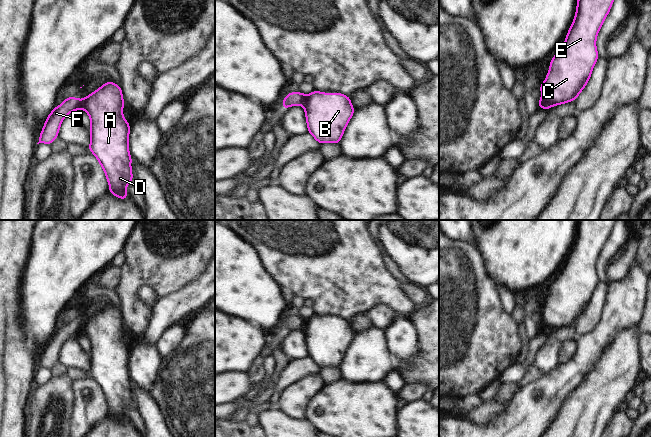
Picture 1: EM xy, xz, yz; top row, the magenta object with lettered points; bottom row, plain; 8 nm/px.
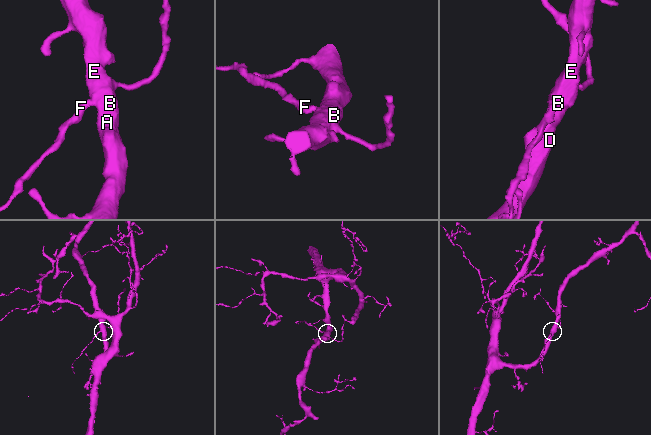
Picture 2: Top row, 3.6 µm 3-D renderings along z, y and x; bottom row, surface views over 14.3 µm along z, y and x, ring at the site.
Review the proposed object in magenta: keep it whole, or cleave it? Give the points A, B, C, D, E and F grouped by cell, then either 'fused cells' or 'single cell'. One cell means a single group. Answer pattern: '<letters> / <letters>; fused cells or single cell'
A B C D E / F; fused cells

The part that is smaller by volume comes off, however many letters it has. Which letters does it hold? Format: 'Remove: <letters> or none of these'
Remove: F.

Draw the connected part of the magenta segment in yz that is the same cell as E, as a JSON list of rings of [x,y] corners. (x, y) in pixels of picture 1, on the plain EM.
[[[578,220],[576,238],[566,264],[552,282],[546,303],[540,309],[540,333],[577,324],[599,282],[596,262],[616,221]]]

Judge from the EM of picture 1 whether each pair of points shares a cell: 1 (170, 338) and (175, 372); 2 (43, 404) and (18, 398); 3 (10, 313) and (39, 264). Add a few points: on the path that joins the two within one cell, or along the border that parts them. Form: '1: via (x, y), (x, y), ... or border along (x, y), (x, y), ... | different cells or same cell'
1: border along (185, 331), (183, 341), (162, 358) | different cells
2: border along (26, 404), (24, 411) | different cells
3: border along (22, 274), (19, 290), (20, 320) | different cells

